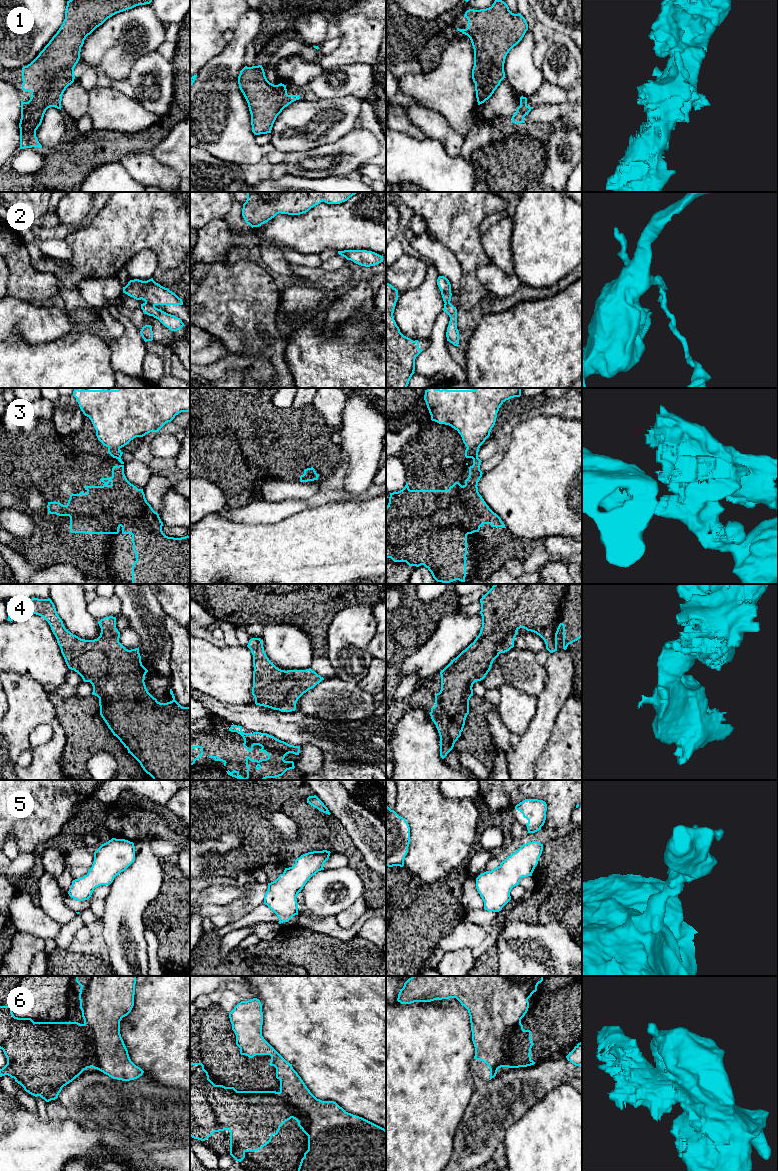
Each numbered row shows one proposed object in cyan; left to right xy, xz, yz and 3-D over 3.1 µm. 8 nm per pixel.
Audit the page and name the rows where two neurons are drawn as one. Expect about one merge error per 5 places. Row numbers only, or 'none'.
2, 3, 6

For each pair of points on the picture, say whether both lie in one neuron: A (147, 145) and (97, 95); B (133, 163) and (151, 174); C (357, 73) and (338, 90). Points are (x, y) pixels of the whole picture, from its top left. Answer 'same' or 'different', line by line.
A: different
B: same
C: same

